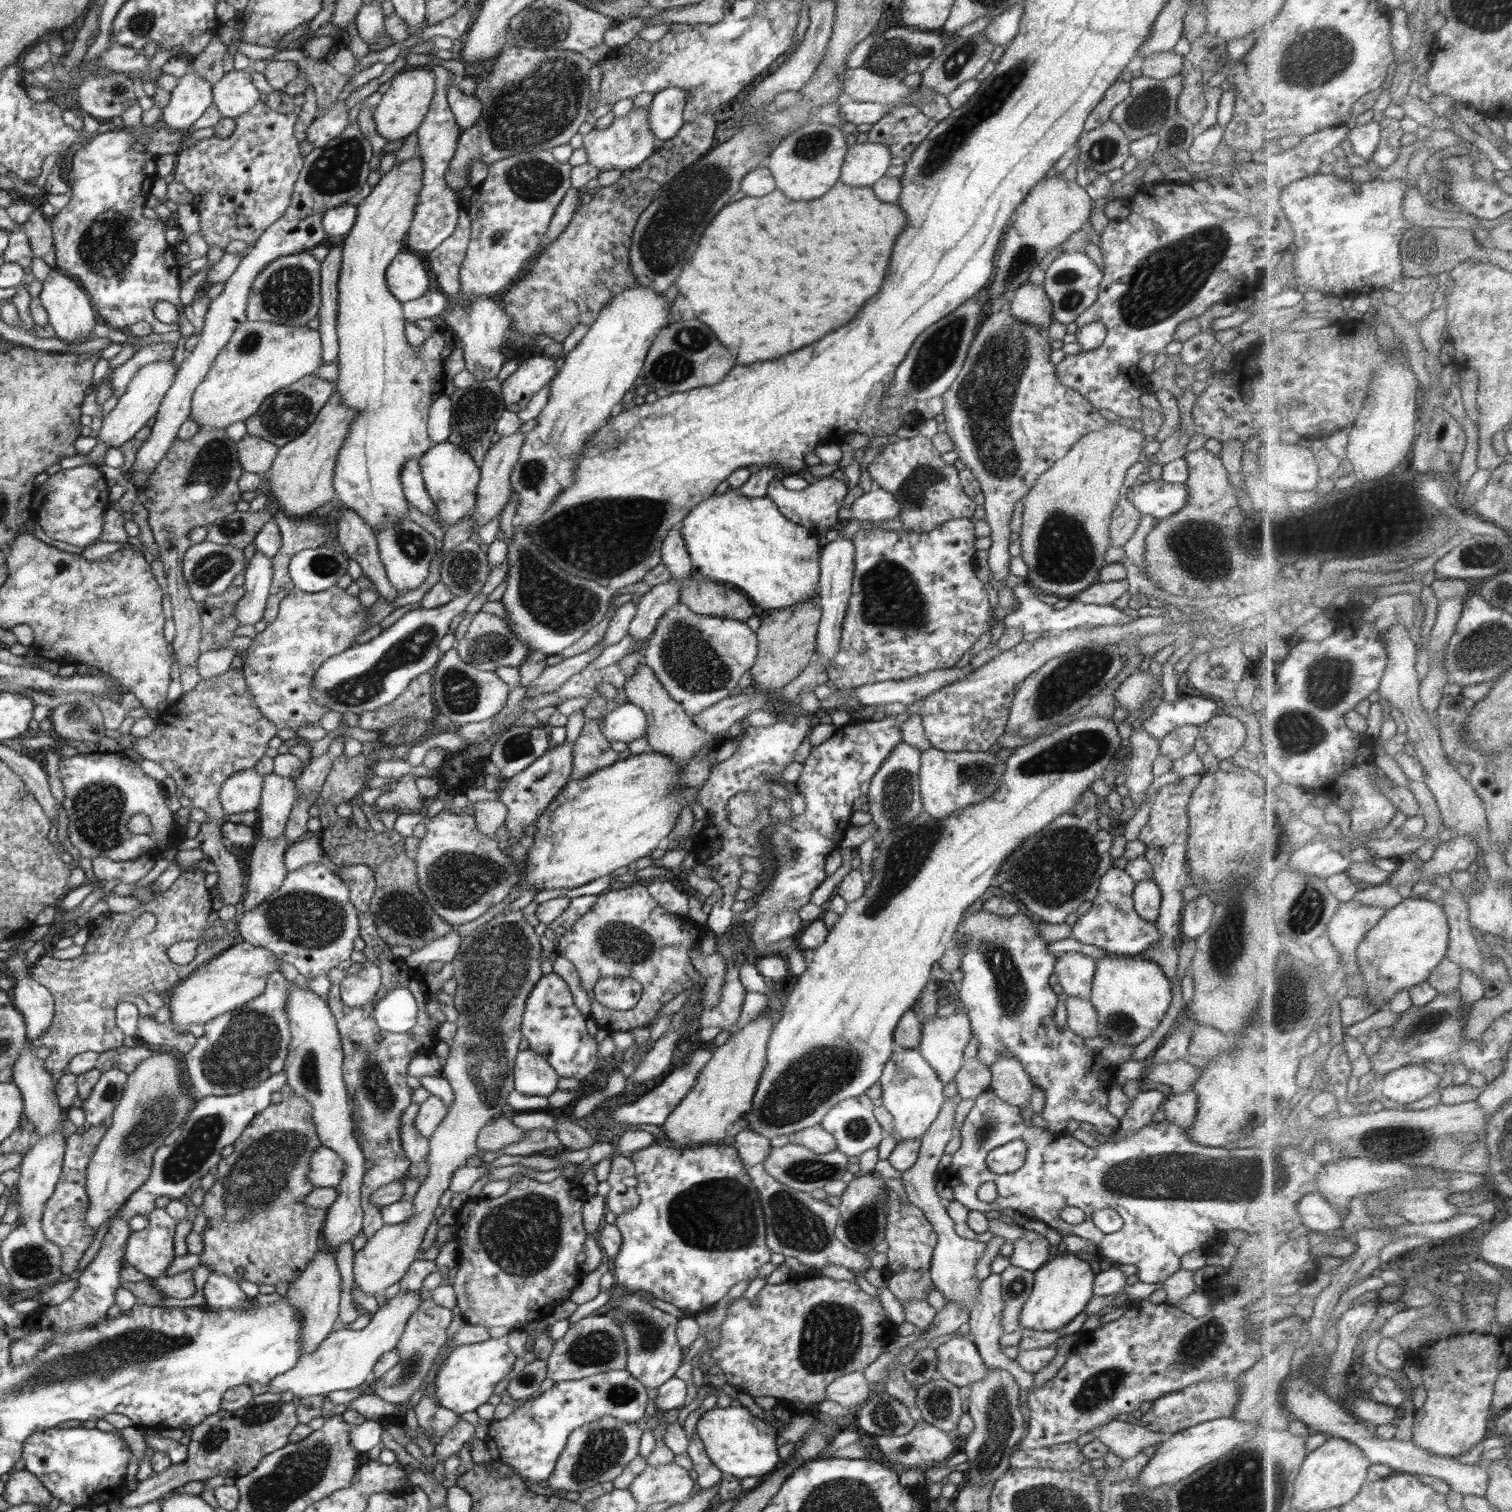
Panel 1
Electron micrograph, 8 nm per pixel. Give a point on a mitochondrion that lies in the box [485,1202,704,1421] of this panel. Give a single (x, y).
(594, 1348)

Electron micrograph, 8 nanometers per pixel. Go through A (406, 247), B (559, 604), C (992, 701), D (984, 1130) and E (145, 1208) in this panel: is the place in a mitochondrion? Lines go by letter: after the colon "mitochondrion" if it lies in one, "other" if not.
A: other
B: mitochondrion
C: other
D: mitochondrion
E: other

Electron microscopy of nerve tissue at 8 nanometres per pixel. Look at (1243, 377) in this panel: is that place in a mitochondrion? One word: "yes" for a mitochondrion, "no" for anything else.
no

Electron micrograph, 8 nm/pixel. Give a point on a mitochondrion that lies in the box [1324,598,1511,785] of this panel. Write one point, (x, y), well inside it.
(1468, 651)

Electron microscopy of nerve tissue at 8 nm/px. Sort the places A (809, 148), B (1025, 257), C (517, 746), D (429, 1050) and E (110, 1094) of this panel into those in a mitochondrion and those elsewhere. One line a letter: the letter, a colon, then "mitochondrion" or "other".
A: mitochondrion
B: mitochondrion
C: mitochondrion
D: other
E: mitochondrion

